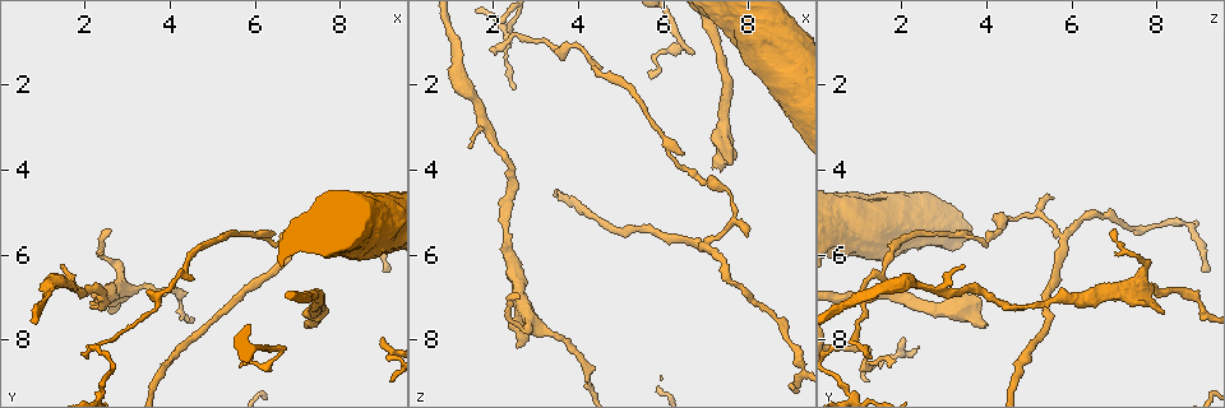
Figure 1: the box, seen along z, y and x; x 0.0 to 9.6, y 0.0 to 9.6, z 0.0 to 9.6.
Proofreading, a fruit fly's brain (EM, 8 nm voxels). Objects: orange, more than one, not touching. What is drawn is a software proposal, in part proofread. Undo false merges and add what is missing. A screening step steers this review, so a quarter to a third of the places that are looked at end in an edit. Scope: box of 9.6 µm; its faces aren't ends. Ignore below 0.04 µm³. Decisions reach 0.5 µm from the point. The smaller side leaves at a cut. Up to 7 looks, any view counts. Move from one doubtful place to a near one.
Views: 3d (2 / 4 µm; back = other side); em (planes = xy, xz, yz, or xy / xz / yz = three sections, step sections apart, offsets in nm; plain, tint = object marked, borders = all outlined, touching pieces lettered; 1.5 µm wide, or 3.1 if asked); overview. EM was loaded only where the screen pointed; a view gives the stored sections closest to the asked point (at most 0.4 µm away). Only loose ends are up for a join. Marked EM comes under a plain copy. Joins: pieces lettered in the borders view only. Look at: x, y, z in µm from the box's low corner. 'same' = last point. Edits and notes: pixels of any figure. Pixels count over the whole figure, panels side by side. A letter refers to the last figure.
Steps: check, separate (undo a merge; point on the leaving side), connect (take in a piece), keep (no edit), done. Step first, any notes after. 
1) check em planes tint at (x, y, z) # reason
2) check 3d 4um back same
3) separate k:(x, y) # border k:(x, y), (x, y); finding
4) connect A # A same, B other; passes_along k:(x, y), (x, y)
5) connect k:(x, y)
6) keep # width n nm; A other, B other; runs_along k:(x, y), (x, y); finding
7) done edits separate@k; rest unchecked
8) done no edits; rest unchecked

check em xy step 4 tint at (6.95, 5.60, 5.85) # branch point

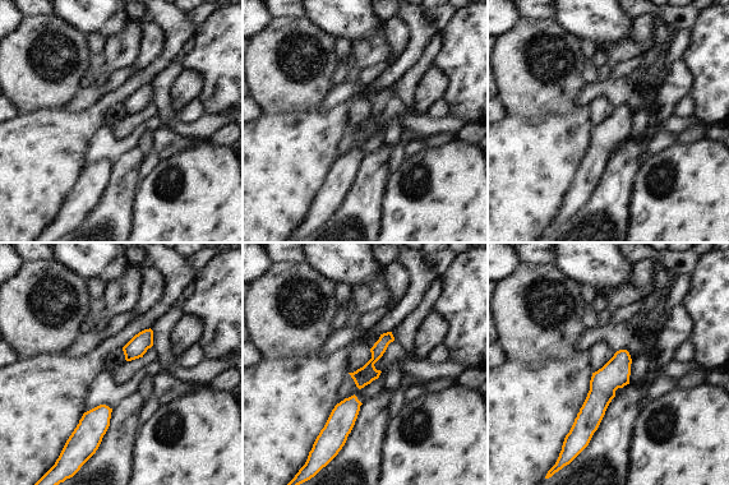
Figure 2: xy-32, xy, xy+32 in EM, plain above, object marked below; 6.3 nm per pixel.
check em xy step 4 borders same

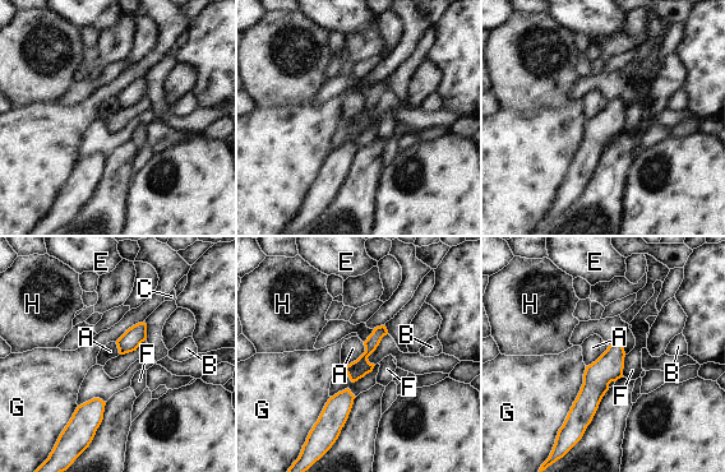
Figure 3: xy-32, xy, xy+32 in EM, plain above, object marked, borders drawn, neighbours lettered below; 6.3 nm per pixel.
keep # width 120 nm; A other, B other, C other, E other, F other, G other, H other; one cell here

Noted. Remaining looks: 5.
check 3d 2um back at (7.35, 7.70, 4.00) # free end

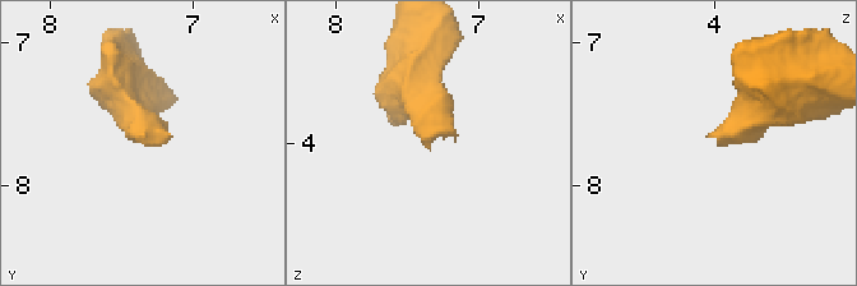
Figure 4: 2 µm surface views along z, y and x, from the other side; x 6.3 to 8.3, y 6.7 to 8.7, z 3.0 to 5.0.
check em planes borders at (7.36, 7.68, 4.02)

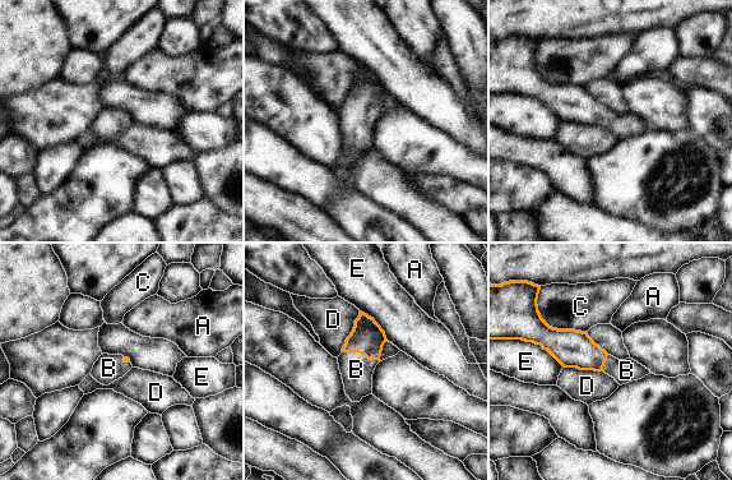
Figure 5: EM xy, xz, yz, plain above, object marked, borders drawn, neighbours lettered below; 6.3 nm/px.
connect B # A other, B same, C other, D other, E other; passes_along 5:(367, 338), (361, 354), (356, 369); it goes on there

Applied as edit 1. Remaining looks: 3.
check overview

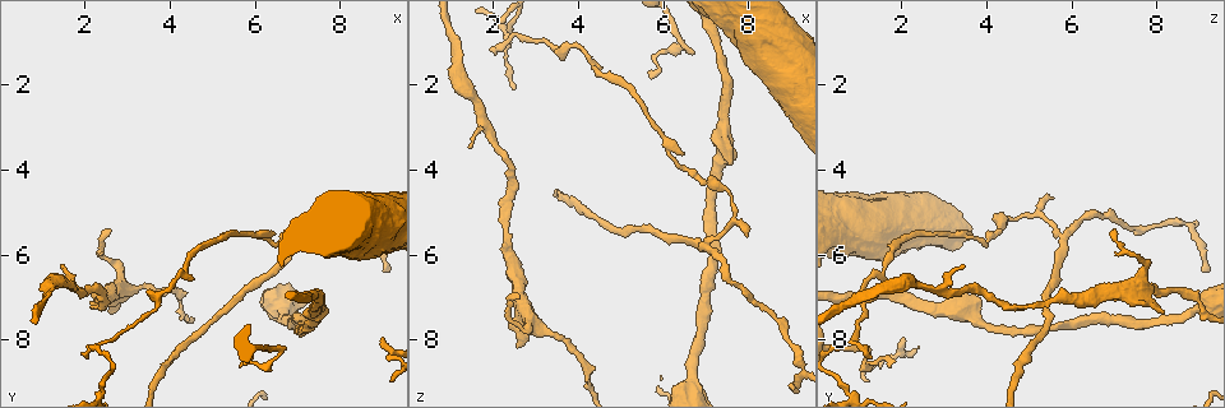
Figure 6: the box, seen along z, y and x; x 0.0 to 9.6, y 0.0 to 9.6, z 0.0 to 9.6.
check em planes tint at (1.40, 6.25, 3.45) # tapers out

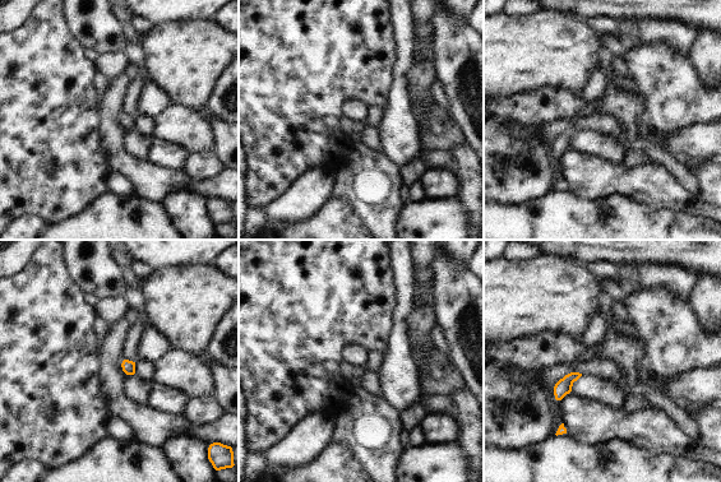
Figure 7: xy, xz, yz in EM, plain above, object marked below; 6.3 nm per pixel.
check em planes borders same

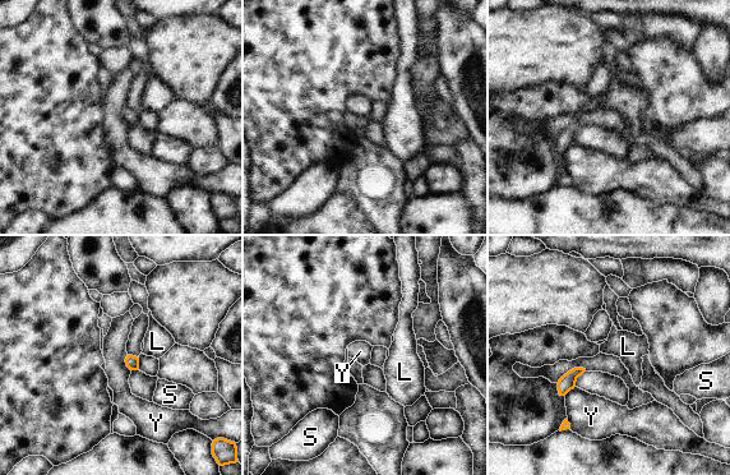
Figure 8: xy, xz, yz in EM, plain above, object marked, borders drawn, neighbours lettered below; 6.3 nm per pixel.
keep # longest_contact Y 110 nm; L other, S other, Y other; border 8:(126, 355), (125, 364), (130, 370); none of them fits

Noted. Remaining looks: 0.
done edits connect@5; rest unchecked

